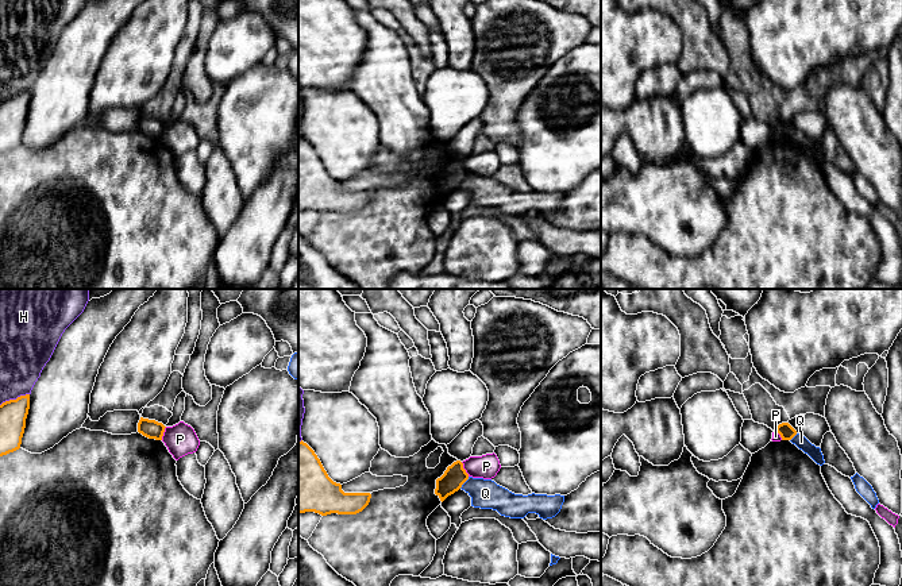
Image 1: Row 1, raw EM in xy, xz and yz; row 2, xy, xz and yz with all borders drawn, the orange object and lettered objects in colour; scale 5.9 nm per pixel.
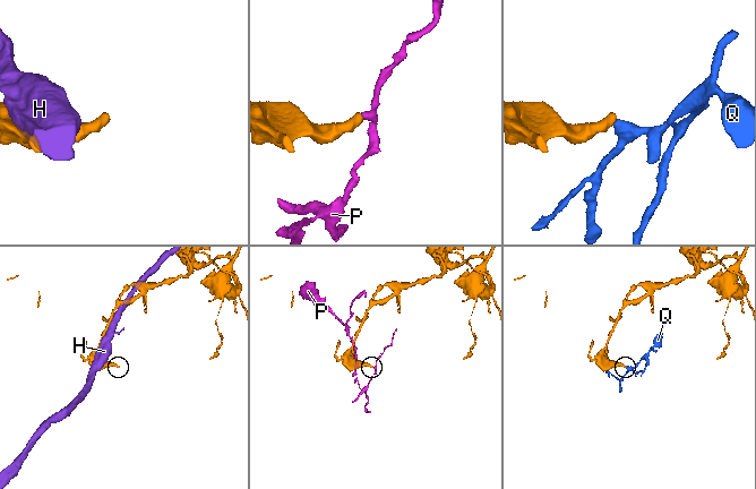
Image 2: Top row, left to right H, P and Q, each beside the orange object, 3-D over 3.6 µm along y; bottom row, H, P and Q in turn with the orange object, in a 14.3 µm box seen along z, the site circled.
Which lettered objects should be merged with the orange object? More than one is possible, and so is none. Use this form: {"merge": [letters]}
{"merge": []}

